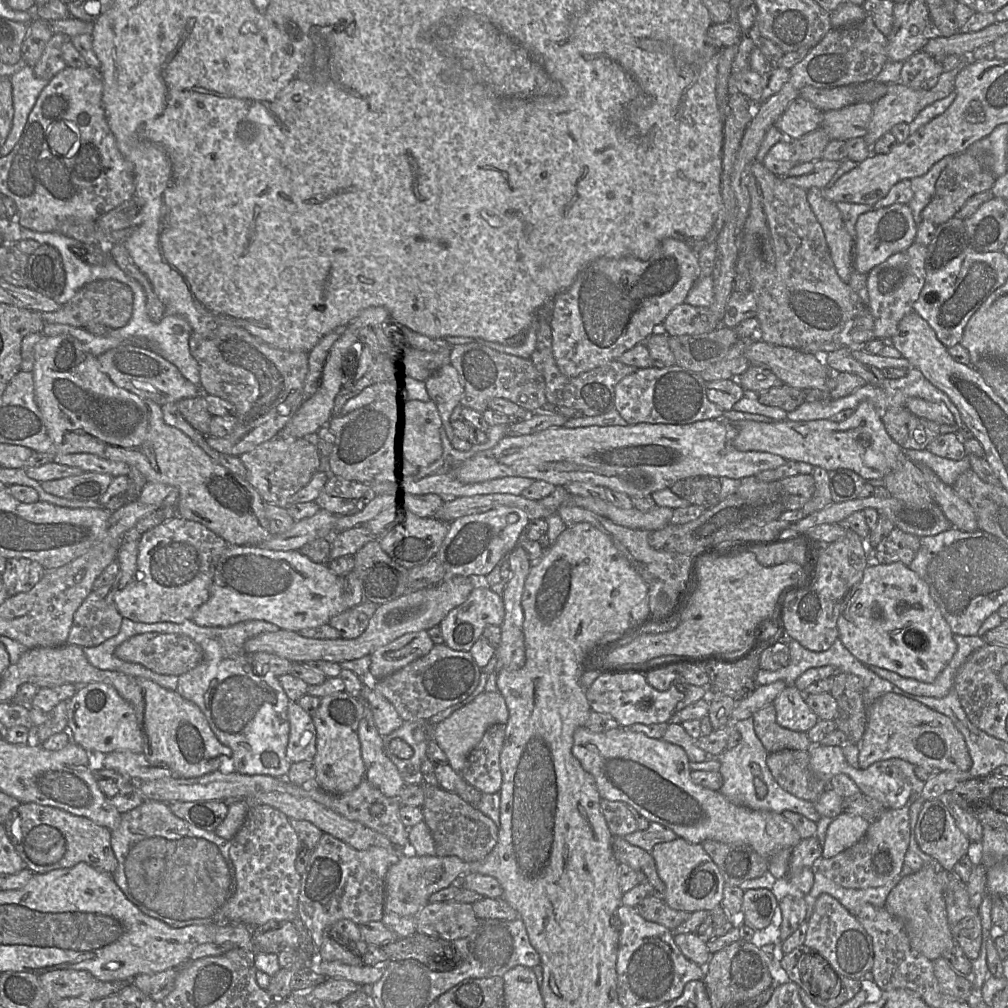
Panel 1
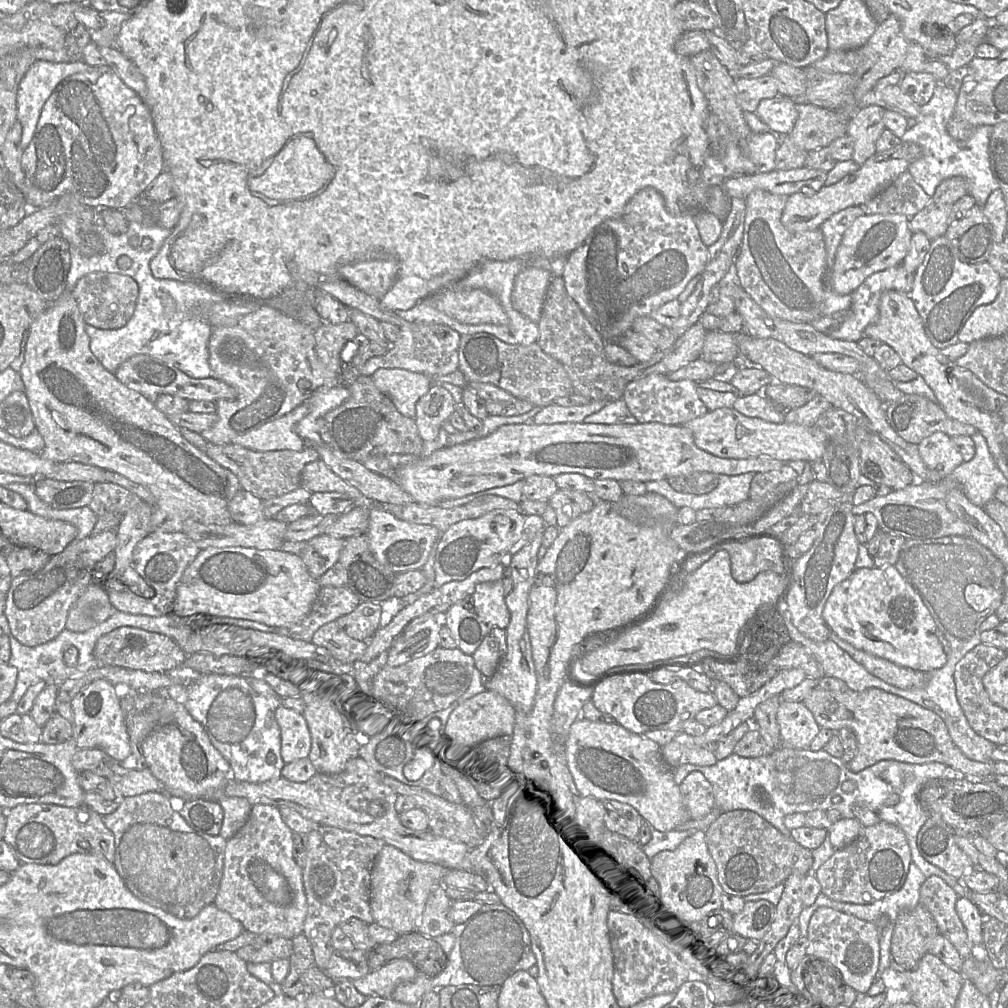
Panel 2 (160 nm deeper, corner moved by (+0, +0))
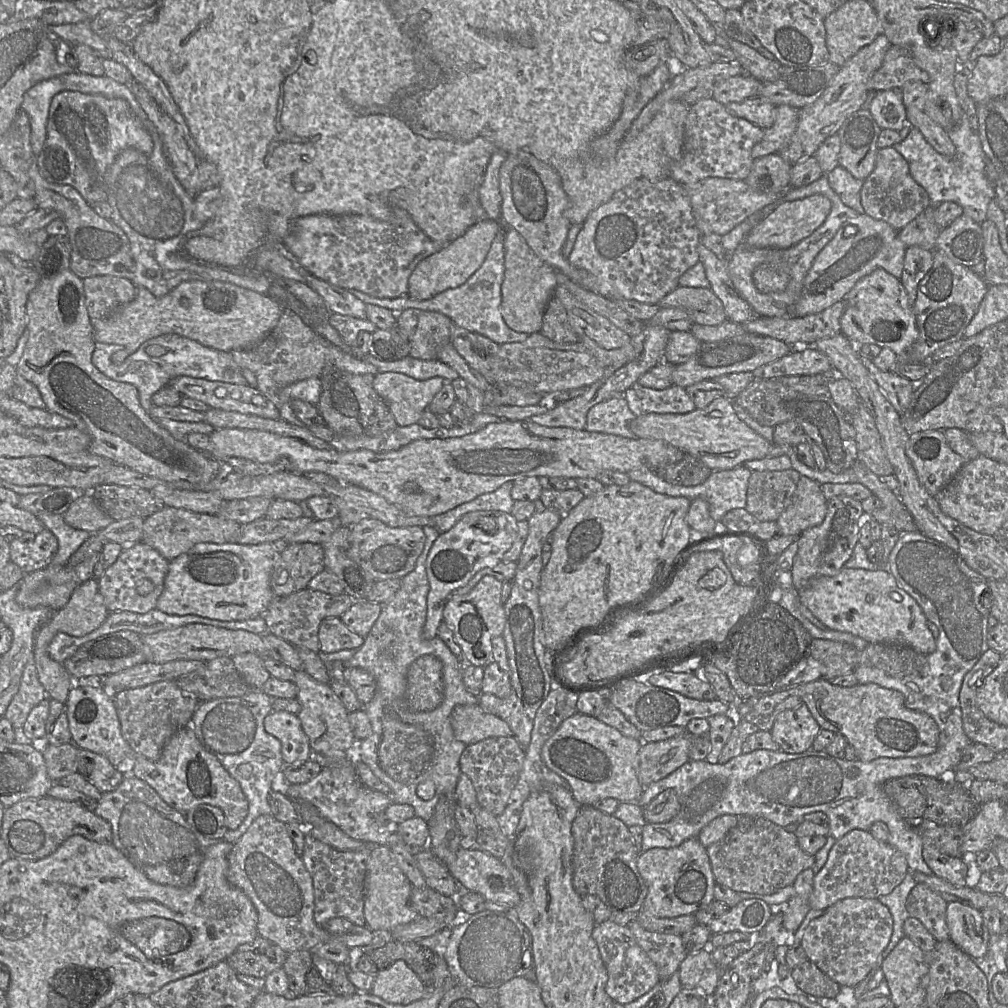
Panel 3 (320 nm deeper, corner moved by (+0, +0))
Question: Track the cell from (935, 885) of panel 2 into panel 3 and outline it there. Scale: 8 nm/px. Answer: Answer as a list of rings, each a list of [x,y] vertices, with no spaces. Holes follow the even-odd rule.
[[[916,884],[906,900],[910,917],[918,919],[937,942],[949,940],[947,902],[925,884]]]

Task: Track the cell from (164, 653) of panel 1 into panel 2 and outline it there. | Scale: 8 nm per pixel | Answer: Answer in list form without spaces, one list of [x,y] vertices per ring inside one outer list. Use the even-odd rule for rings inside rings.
[[[121,627],[101,636],[94,648],[99,666],[116,666],[144,672],[167,673],[181,667],[187,655],[171,638],[135,627]]]

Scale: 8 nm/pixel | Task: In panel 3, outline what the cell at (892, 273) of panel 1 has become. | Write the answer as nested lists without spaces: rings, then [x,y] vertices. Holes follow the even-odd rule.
[[[843,299],[829,308],[804,317],[759,316],[743,323],[747,332],[781,340],[792,347],[813,346],[820,339],[841,333],[840,318],[846,309]]]

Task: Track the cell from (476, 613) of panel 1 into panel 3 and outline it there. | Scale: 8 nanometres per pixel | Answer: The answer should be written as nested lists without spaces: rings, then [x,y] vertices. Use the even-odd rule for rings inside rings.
[[[486,575],[467,594],[452,594],[447,600],[443,621],[453,632],[456,643],[463,654],[463,663],[485,667],[493,662],[492,641],[503,634],[506,615],[501,602],[502,582]]]

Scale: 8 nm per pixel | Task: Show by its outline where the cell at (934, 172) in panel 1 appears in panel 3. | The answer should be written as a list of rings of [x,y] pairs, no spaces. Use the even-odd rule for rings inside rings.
[[[965,112],[960,122],[947,132],[956,148],[953,157],[937,152],[916,127],[912,127],[908,136],[894,148],[907,161],[911,176],[927,191],[932,205],[955,202],[963,208],[964,215],[981,225],[987,219],[988,206],[996,197],[996,190],[985,172],[986,155],[980,136],[972,129]]]

